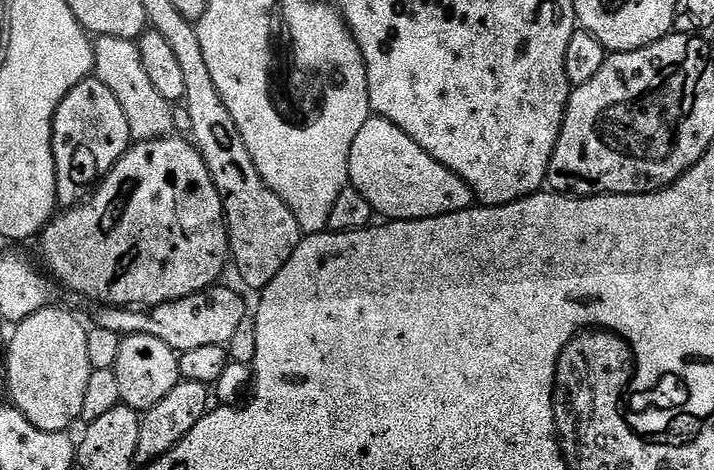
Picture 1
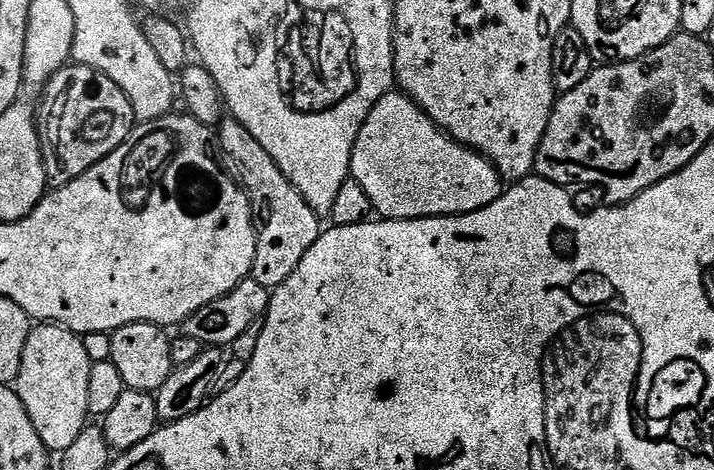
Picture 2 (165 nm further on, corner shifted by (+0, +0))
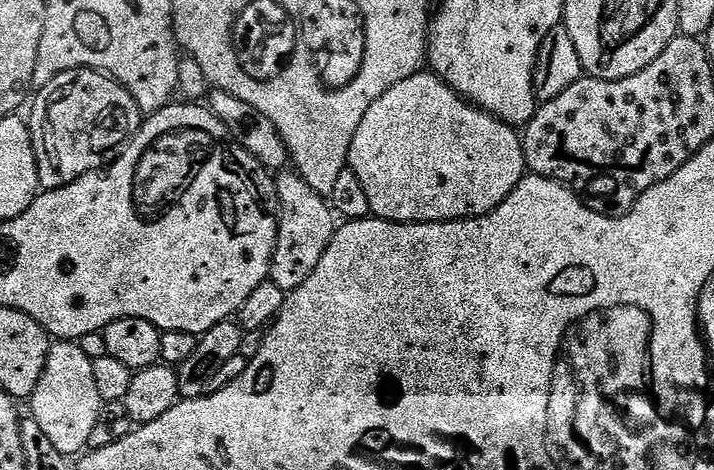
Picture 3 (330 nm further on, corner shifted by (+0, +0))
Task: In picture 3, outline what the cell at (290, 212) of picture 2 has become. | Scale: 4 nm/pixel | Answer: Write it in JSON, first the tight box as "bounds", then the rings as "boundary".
{"bounds":[270,171,338,294],"boundary":[[[281,171],[275,181],[276,193],[280,199],[280,221],[270,278],[287,294],[302,286],[302,282],[314,274],[314,266],[318,266],[322,254],[326,254],[326,246],[330,246],[338,220],[329,201],[319,196],[295,171]]]}

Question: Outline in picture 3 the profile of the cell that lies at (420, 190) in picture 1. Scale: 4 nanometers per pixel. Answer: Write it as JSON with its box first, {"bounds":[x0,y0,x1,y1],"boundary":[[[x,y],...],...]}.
{"bounds":[348,70,526,224],"boundary":[[[421,70],[398,82],[398,86],[390,86],[390,90],[386,90],[386,94],[382,94],[382,98],[378,98],[378,102],[374,102],[370,110],[366,110],[366,118],[362,118],[354,134],[354,142],[350,142],[348,167],[354,174],[358,174],[358,182],[362,182],[362,190],[366,190],[372,216],[377,220],[389,220],[395,224],[433,224],[439,220],[467,220],[469,216],[485,216],[487,212],[497,208],[526,175],[521,133],[513,125],[499,120],[497,116],[483,112],[471,100],[465,100],[441,76],[431,70]]]}

